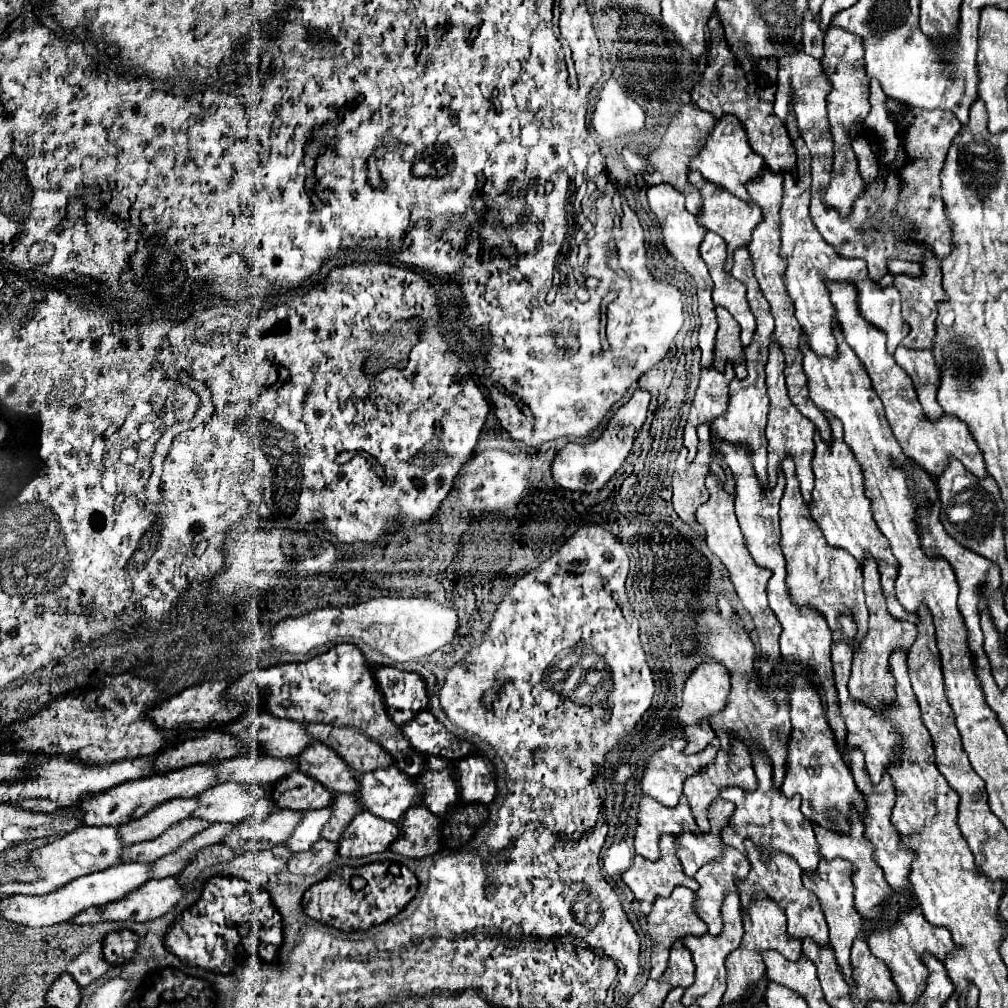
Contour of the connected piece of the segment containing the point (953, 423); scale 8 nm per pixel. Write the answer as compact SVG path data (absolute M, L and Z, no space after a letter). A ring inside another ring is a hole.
M830 283L828 289L832 289L832 303L838 309L838 321L842 325L844 339L852 347L856 357L862 361L862 365L866 367L866 371L868 371L868 375L872 379L872 389L878 393L878 397L884 403L886 419L888 419L888 423L890 423L890 427L894 431L894 437L902 445L904 455L914 459L920 467L924 467L934 477L940 477L944 473L944 469L948 467L950 457L956 457L958 461L964 463L964 467L970 473L984 479L988 475L986 469L984 469L984 457L982 457L980 447L974 441L968 425L964 425L964 421L960 421L960 419L956 419L952 415L944 415L938 421L928 421L924 417L922 407L918 403L918 397L916 397L916 391L914 391L912 379L906 375L906 371L902 367L896 365L894 357L888 355L888 351L886 351L886 335L882 331L878 331L876 327L872 327L858 313L854 285Z

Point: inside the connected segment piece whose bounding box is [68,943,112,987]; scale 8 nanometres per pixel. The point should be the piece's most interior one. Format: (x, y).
(91, 964)

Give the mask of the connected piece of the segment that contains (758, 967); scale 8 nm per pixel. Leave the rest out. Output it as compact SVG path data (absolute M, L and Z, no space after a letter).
M758 895L748 909L742 909L742 921L744 921L744 937L742 943L736 951L732 951L726 959L726 969L728 969L728 989L722 997L722 1007L730 1005L732 1001L740 1001L756 983L760 983L760 979L766 977L766 969L764 969L764 959L762 953L764 951L778 951L782 955L790 955L792 961L798 961L802 957L802 941L790 941L786 937L786 915L784 911L772 903L772 899L768 899L766 895Z

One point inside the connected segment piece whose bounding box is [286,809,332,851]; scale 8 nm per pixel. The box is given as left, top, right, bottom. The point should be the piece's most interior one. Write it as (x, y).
(306, 834)

